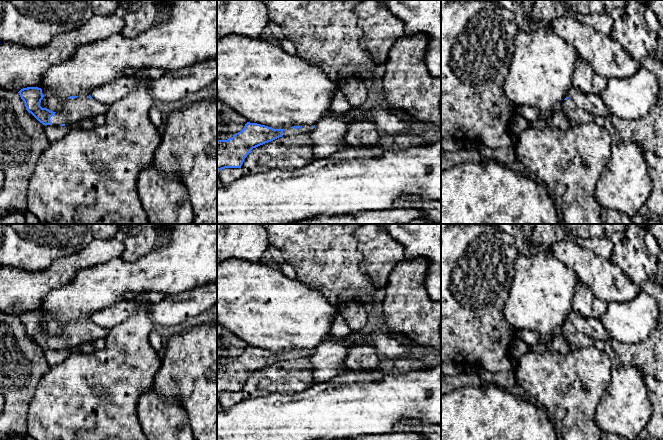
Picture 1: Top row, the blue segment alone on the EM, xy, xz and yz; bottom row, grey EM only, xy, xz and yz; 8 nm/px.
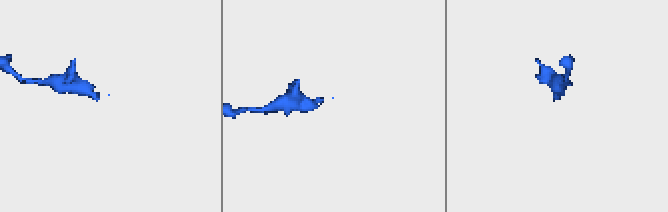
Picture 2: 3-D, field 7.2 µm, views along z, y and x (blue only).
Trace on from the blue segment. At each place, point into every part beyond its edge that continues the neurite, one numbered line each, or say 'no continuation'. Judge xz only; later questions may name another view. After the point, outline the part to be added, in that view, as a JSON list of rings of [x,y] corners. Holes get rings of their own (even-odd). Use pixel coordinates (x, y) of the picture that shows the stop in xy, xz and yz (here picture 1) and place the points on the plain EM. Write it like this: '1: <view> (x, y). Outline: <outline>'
1: xz (304, 353). Outline: [[[302,350],[301,352],[298,352],[298,353],[285,352],[282,360],[290,360],[290,359],[297,359],[297,358],[310,358],[313,354],[314,352],[312,350]]]

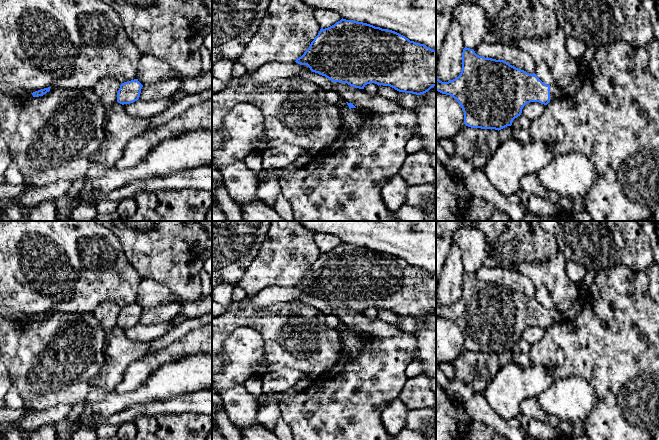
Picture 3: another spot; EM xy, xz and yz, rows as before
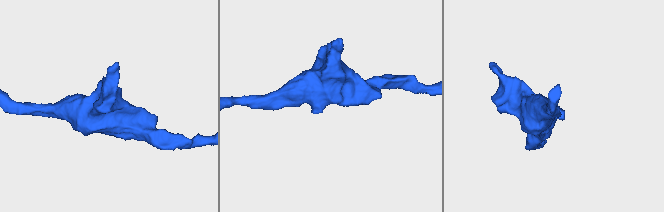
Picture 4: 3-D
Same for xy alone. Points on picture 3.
no continuation

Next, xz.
no continuation

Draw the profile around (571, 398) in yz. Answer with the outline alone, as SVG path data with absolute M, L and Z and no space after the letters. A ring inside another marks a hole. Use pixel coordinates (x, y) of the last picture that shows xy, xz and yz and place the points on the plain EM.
M568 376L553 380L549 388L538 395L537 400L547 415L554 415L563 422L570 423L586 420L597 397L594 388L585 379L578 376Z

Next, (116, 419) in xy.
M198 391L189 395L181 395L174 399L161 400L154 403L136 404L111 415L105 420L98 420L96 423L83 424L81 427L88 427L95 430L102 423L119 426L128 421L133 421L140 415L155 416L160 414L180 414L184 412L196 412L212 415L212 391Z

